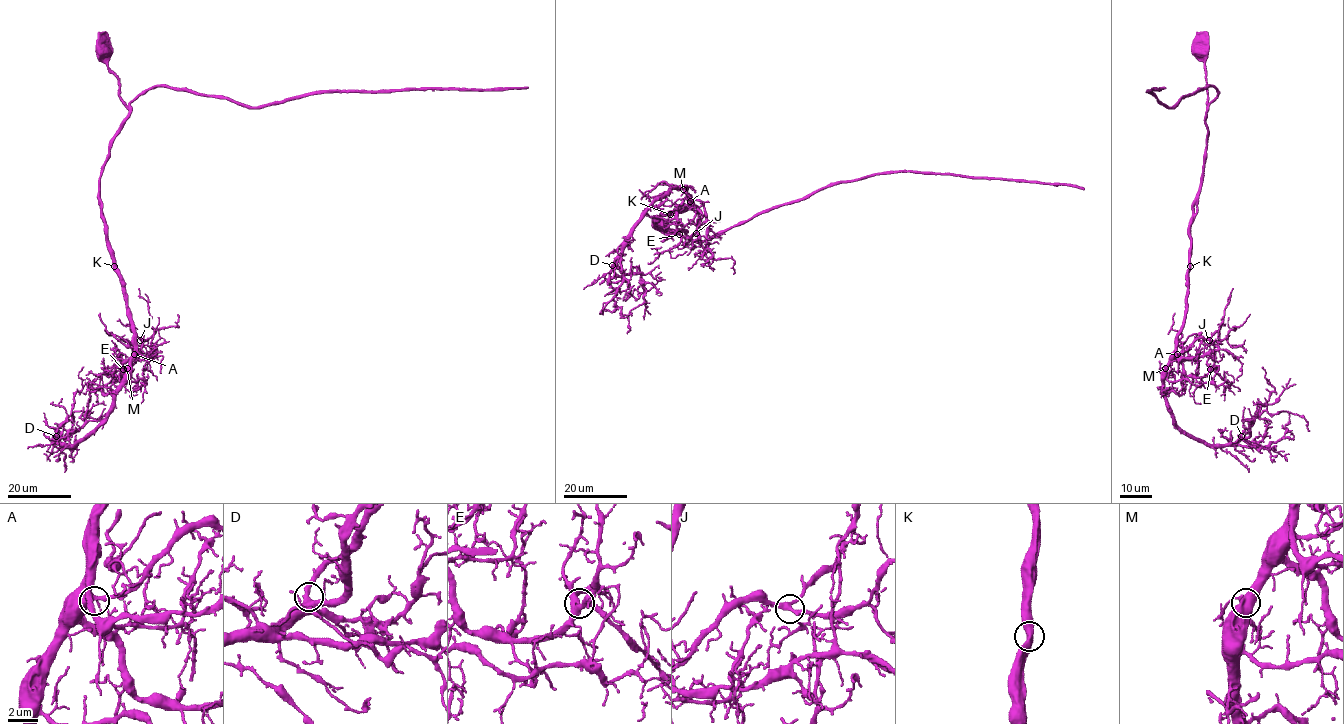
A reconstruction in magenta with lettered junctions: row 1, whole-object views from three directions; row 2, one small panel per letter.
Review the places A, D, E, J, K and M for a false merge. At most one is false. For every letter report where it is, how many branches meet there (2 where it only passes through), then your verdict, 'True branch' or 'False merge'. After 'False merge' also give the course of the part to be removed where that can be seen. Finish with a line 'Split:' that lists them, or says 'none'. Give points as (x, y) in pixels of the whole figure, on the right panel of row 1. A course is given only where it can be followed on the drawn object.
A: Place: (1177, 354). Branches: 2. True branch
D: Place: (1241, 436). Branches: 2. True branch
E: Place: (1210, 369). Branches: 3. True branch
J: Place: (1209, 340). Branches: 3. True branch
K: Place: (1190, 266). Branches: 2. True branch
M: Place: (1165, 368). Branches: 2. True branch
Split: none

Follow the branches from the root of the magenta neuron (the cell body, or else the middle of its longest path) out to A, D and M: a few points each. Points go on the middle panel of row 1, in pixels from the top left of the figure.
A: (658, 224), (663, 229), (685, 230), (662, 229), (655, 225), (655, 220), (660, 214), (677, 213), (690, 201)
D: (658, 224), (685, 230), (655, 225), (660, 214), (687, 205), (682, 188), (651, 205), (612, 265)
M: (658, 224), (685, 230), (655, 225), (660, 214), (687, 205), (690, 197), (683, 189)

